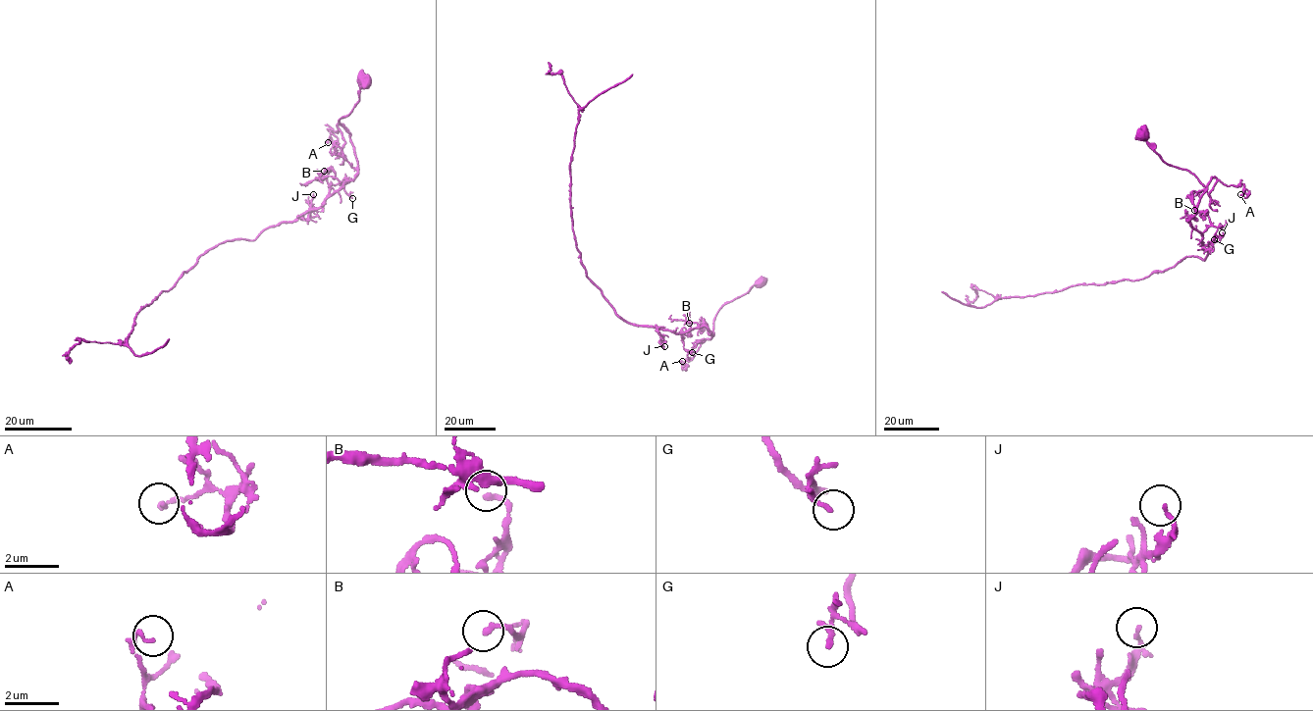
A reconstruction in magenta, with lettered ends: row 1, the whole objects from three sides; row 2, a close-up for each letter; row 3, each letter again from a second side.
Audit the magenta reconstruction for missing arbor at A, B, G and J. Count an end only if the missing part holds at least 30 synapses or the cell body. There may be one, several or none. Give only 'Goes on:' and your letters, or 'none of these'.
Goes on: none of these

